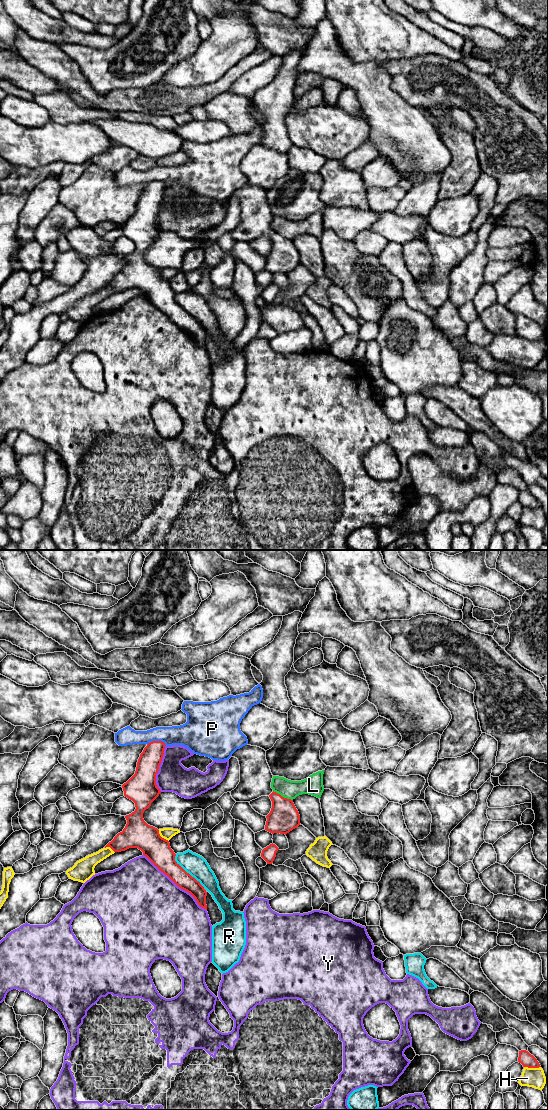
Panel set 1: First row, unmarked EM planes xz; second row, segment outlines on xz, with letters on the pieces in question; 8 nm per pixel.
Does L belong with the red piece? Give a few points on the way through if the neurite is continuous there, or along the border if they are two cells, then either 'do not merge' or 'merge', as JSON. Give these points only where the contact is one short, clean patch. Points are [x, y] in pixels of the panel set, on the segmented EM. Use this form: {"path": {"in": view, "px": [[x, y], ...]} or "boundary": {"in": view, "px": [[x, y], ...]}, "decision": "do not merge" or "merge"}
{"decision": "do not merge"}

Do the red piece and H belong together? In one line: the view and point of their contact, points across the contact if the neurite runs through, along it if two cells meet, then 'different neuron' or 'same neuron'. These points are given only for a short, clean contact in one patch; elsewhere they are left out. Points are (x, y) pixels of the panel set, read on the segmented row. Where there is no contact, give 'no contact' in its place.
xz (532, 1067) | different neuron

